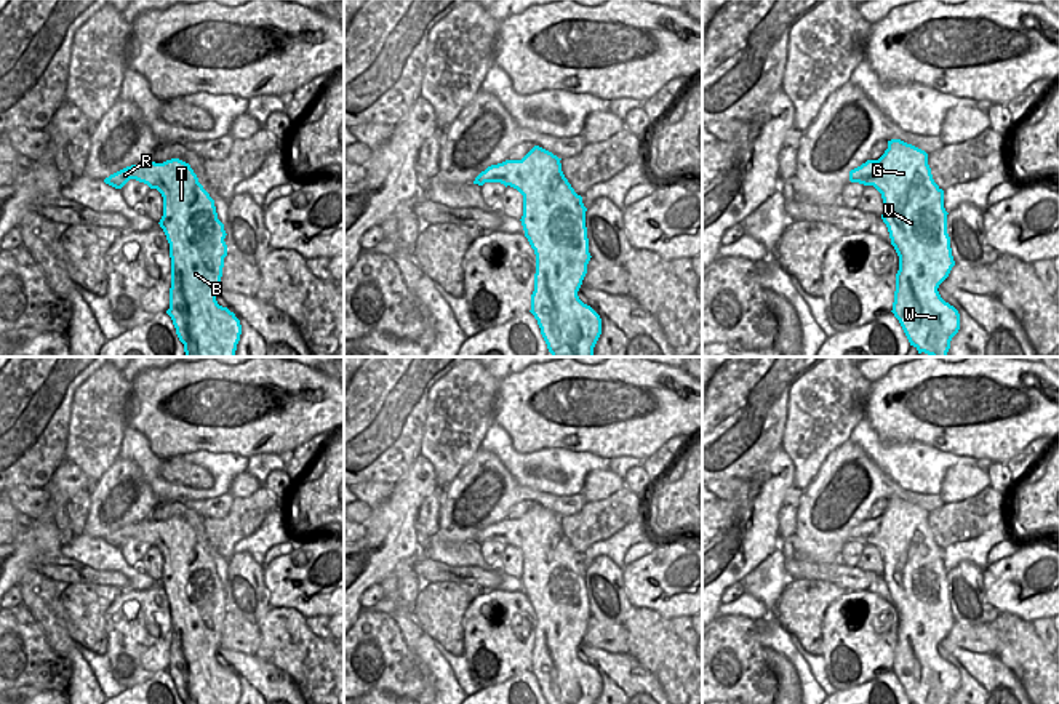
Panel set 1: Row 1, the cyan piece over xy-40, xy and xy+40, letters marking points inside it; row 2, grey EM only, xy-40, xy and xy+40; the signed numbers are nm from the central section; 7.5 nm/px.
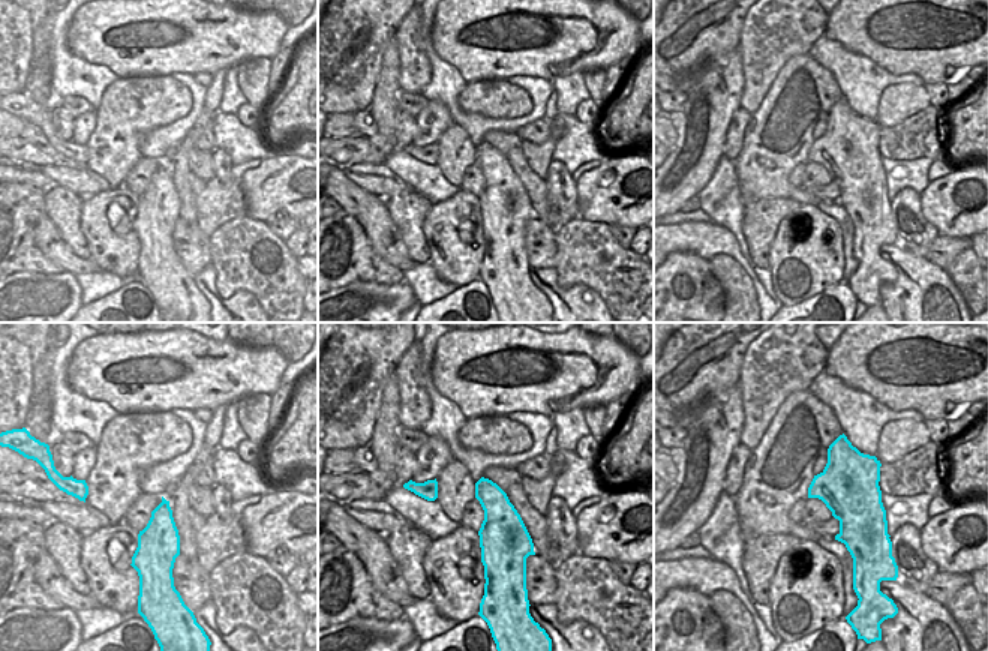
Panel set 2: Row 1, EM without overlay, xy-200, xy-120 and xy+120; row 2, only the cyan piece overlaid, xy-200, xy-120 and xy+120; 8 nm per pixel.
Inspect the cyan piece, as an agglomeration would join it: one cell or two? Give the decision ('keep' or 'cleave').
keep

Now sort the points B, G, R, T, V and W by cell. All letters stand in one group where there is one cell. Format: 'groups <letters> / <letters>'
groups B G R T V W

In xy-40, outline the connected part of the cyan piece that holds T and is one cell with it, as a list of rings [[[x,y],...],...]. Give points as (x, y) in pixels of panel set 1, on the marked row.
[[[179,158],[163,163],[146,160],[110,174],[104,182],[122,189],[130,179],[157,189],[163,197],[163,216],[158,224],[170,243],[171,258],[170,309],[166,314],[171,317],[176,334],[184,344],[186,357],[235,357],[242,334],[240,320],[216,301],[224,258],[227,256],[224,242],[227,234],[224,224],[218,219],[214,200],[198,182],[190,165]]]

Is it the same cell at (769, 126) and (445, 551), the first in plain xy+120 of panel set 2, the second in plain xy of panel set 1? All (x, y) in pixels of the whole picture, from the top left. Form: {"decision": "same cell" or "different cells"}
{"decision": "different cells"}

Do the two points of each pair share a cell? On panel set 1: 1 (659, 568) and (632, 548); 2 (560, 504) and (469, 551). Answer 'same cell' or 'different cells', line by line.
1: different cells
2: different cells

